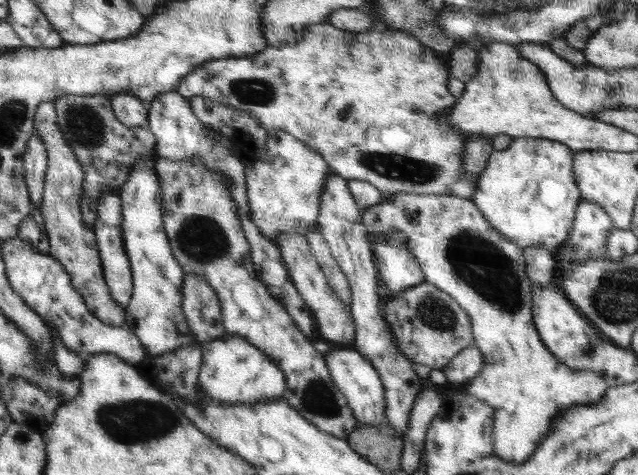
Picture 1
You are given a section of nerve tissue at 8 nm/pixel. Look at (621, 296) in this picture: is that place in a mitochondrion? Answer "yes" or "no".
yes

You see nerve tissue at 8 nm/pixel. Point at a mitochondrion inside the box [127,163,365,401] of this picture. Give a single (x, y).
(204, 240)

